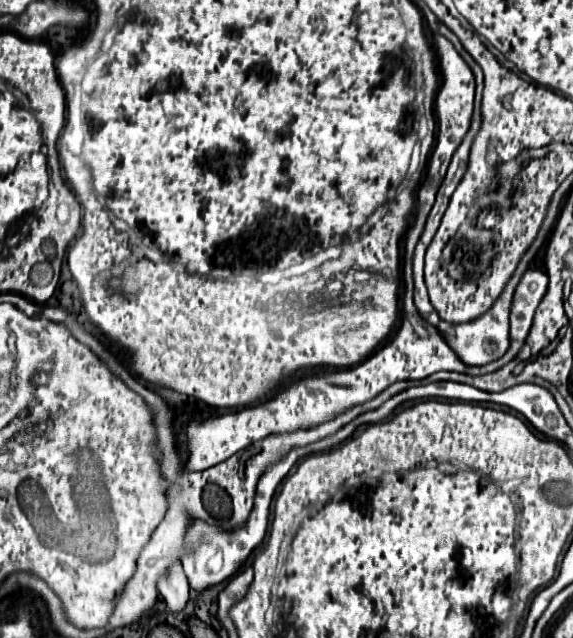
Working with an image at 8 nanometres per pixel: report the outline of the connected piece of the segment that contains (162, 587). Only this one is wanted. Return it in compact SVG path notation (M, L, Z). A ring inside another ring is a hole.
M173 566L165 578L161 578L159 582L159 592L167 604L167 610L171 614L179 614L185 610L187 602L189 602L189 584L187 578L183 574L181 566Z

